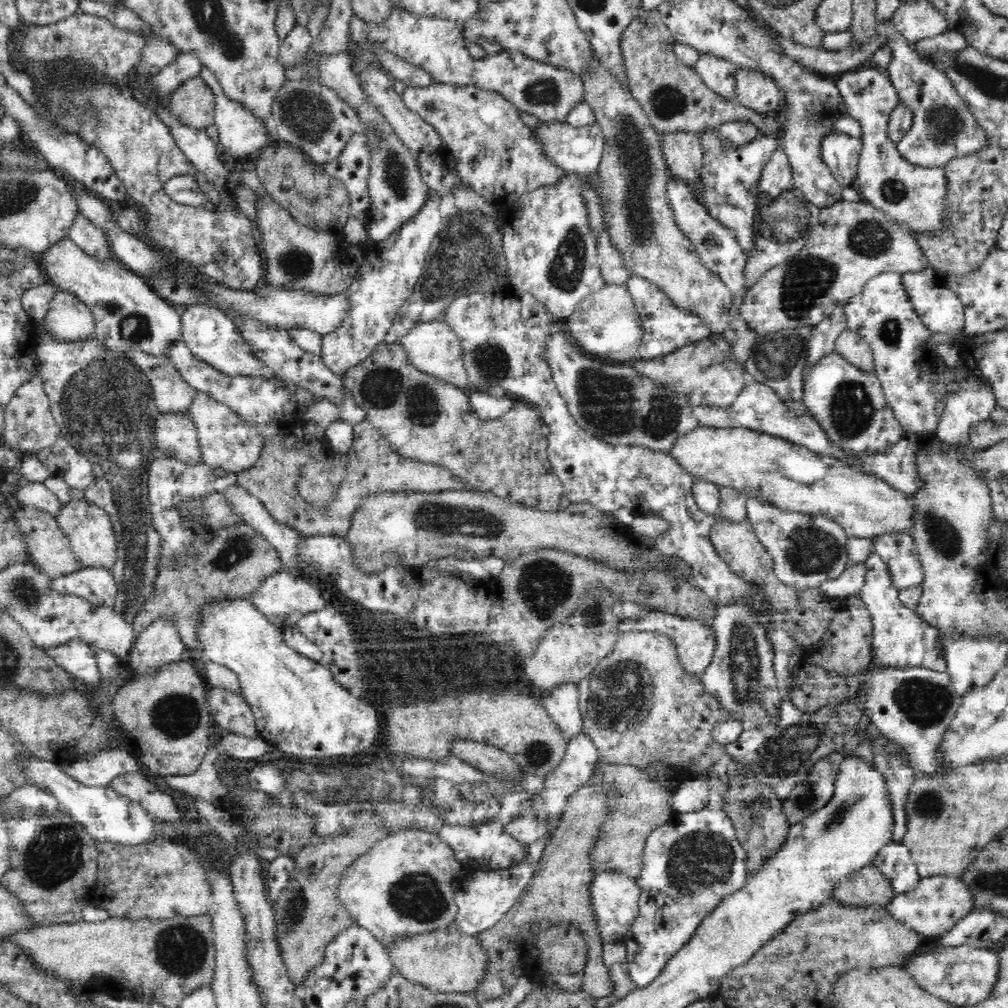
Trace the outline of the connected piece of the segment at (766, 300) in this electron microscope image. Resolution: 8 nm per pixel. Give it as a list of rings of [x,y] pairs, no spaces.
[[[838,201],[822,208],[806,237],[806,244],[797,256],[778,264],[765,272],[754,286],[748,288],[739,306],[739,318],[758,336],[780,332],[784,329],[814,326],[828,318],[836,308],[843,308],[847,302],[862,292],[864,285],[882,272],[920,272],[929,266],[928,257],[920,248],[912,231],[890,219],[884,211],[870,203]]]

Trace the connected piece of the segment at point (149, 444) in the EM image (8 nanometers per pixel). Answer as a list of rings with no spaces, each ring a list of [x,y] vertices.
[[[39,334],[35,339],[35,350],[34,354],[38,357],[40,377],[44,382],[43,388],[46,392],[46,395],[50,401],[50,408],[55,419],[56,425],[59,427],[60,434],[64,435],[64,438],[82,455],[85,456],[92,463],[92,471],[94,471],[94,484],[90,484],[83,496],[88,503],[98,505],[100,508],[103,508],[111,518],[113,522],[113,529],[115,530],[115,535],[117,538],[117,559],[115,565],[111,569],[114,579],[116,579],[116,585],[118,585],[118,594],[115,598],[115,604],[113,609],[120,613],[126,622],[130,623],[133,621],[133,618],[137,616],[138,612],[141,611],[142,606],[145,605],[145,600],[151,595],[153,591],[153,582],[158,574],[160,568],[161,560],[159,560],[159,550],[161,549],[161,538],[153,526],[152,522],[152,513],[150,507],[150,501],[148,501],[148,470],[150,470],[150,465],[163,454],[159,451],[159,448],[156,446],[155,441],[155,431],[156,431],[156,422],[159,416],[157,406],[154,402],[152,384],[150,379],[142,372],[142,369],[139,366],[133,366],[125,353],[114,352],[107,348],[103,342],[100,342],[98,339],[90,338],[86,340],[77,340],[74,342],[66,342],[62,340],[55,339],[52,334]]]

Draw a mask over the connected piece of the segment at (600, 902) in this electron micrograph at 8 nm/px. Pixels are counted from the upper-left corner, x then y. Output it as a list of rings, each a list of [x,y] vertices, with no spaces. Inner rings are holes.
[[[615,871],[598,873],[590,884],[591,902],[596,915],[597,930],[600,931],[602,942],[627,940],[634,919],[639,914],[639,897],[641,890],[632,877]]]

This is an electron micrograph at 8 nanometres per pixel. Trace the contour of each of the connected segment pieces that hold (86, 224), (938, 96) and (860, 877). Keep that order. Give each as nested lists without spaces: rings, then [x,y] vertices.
[[[82,214],[76,216],[68,237],[88,256],[95,256],[98,260],[110,260],[114,257],[104,231]]]
[[[878,20],[876,32],[887,40],[892,51],[892,60],[883,70],[896,89],[899,103],[913,112],[912,126],[896,144],[902,158],[922,168],[944,168],[954,158],[980,152],[990,145],[990,137],[980,128],[976,117],[942,70],[932,62],[922,60],[890,21]]]
[[[872,864],[842,880],[832,894],[843,906],[870,908],[887,908],[896,895],[890,881]]]

